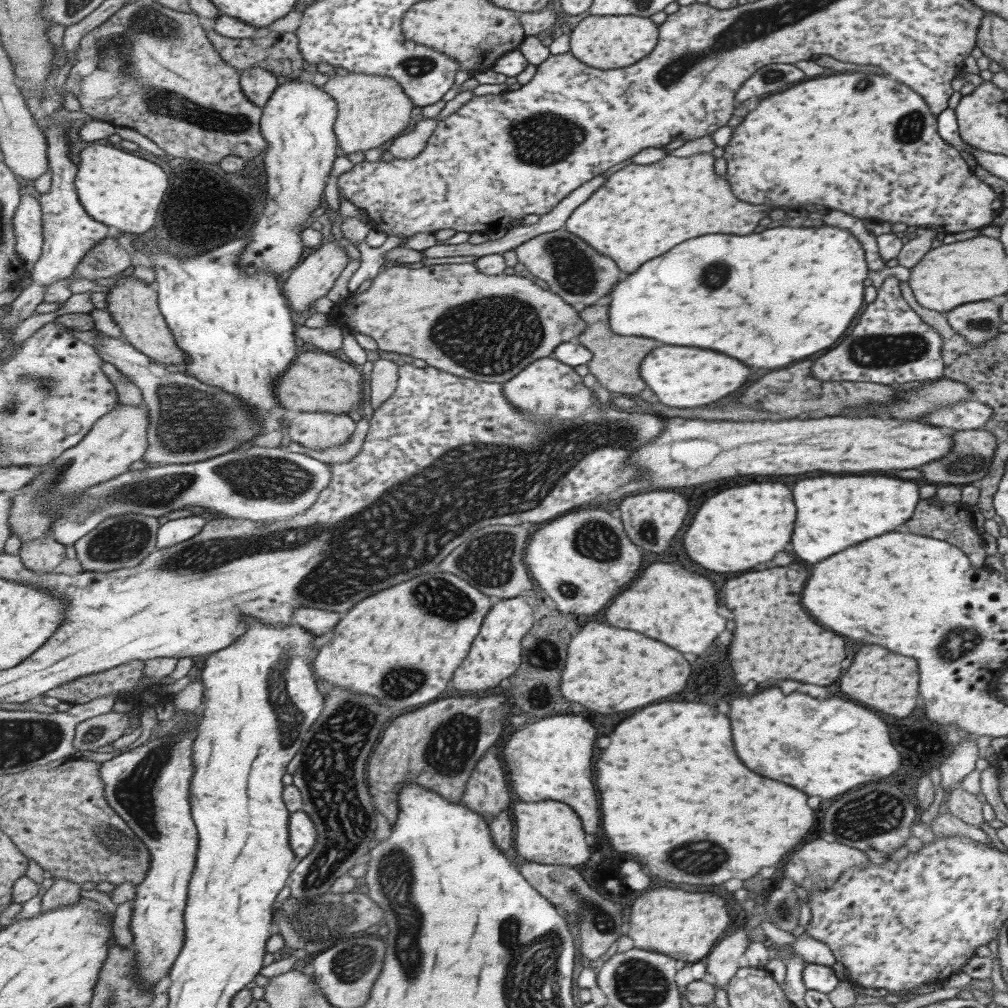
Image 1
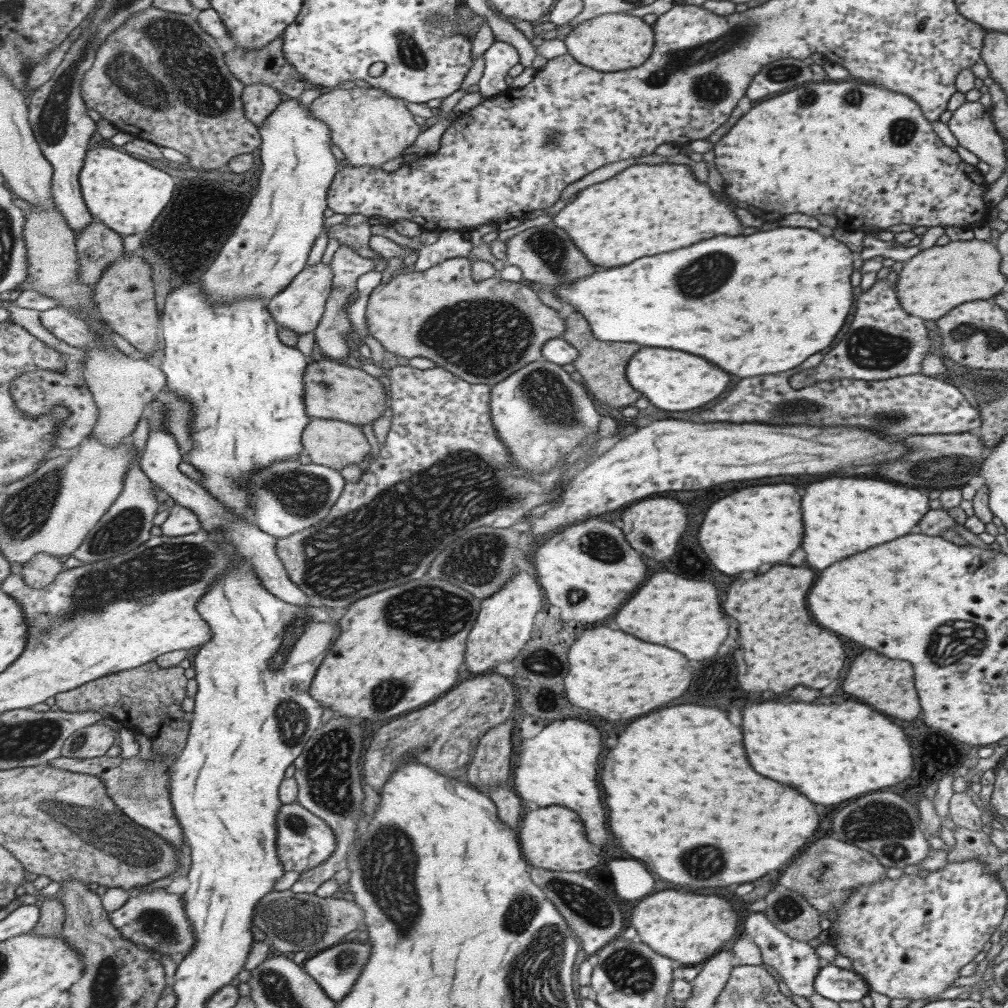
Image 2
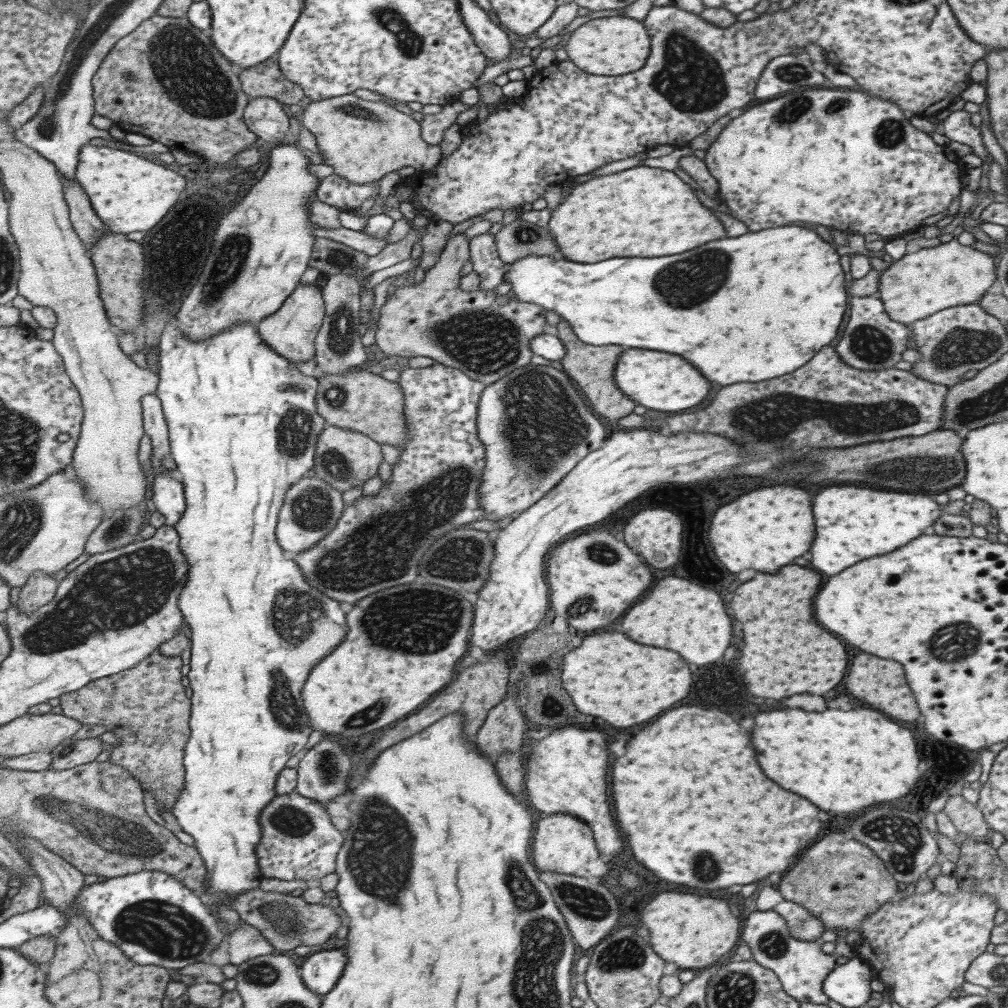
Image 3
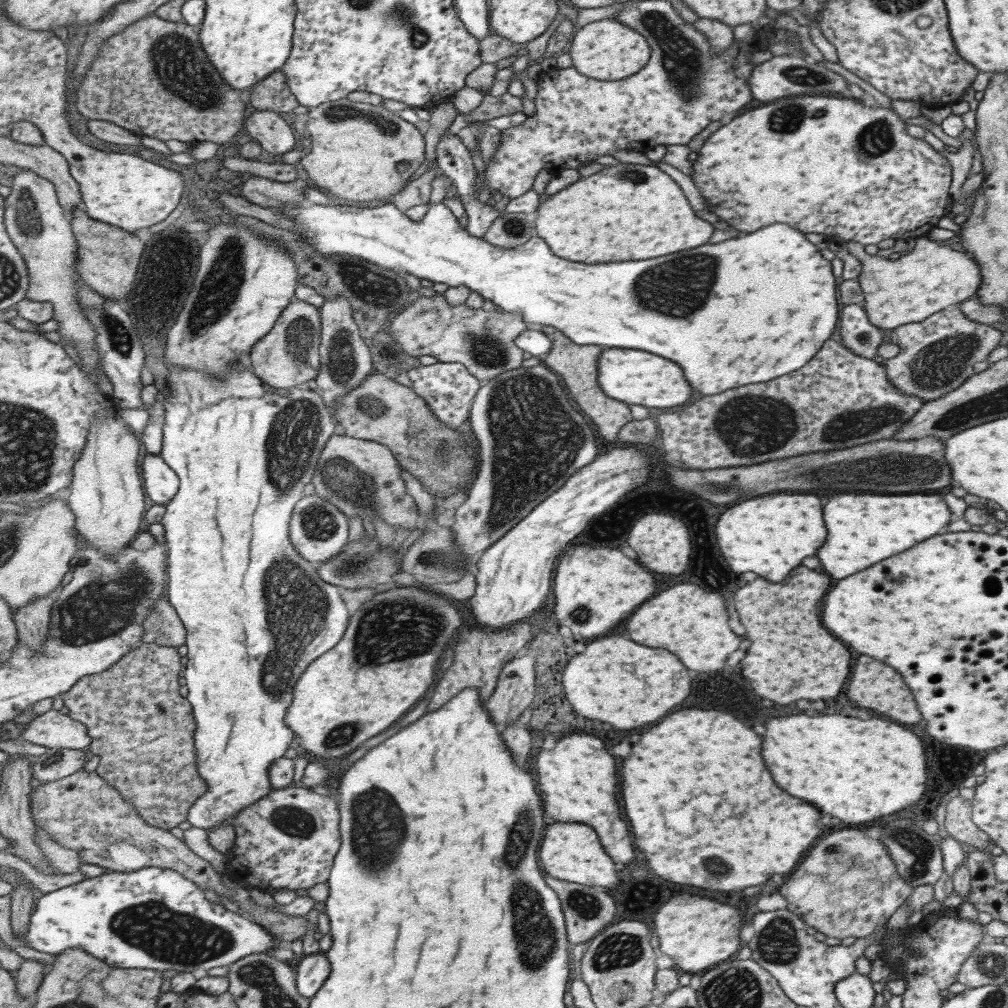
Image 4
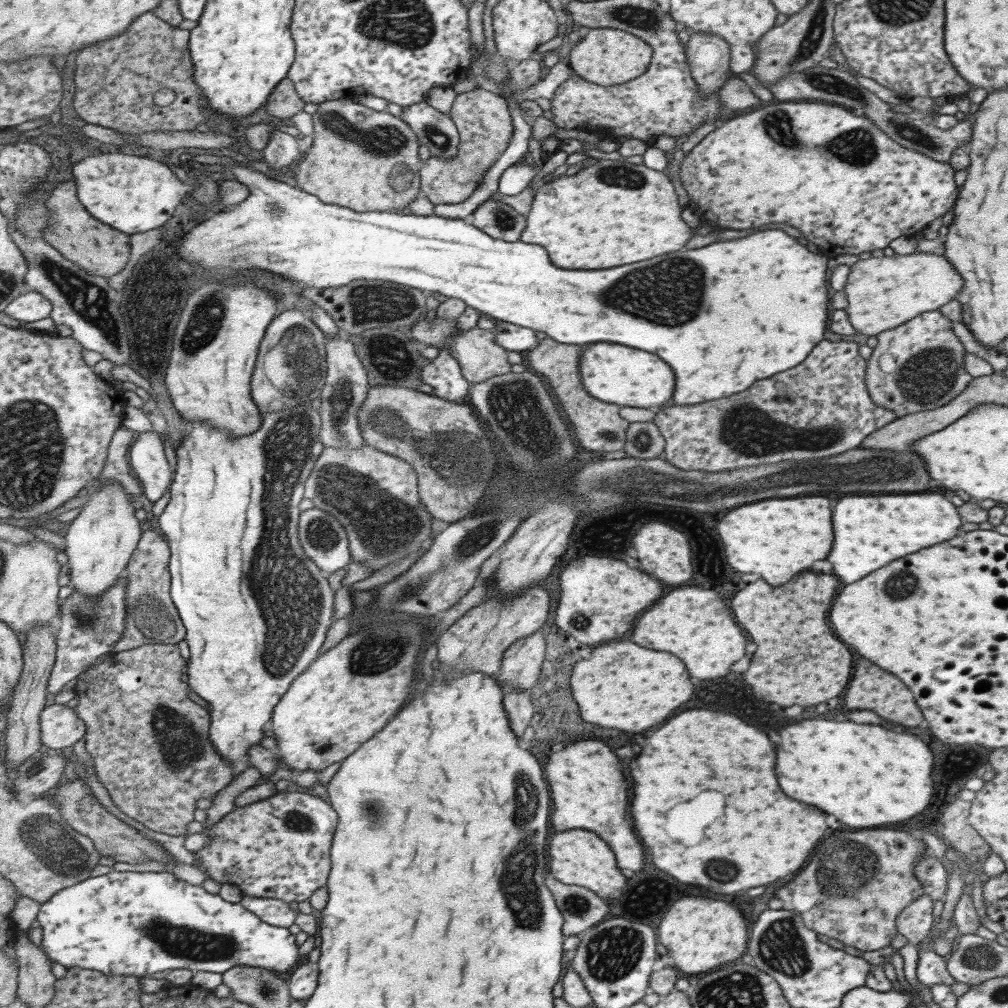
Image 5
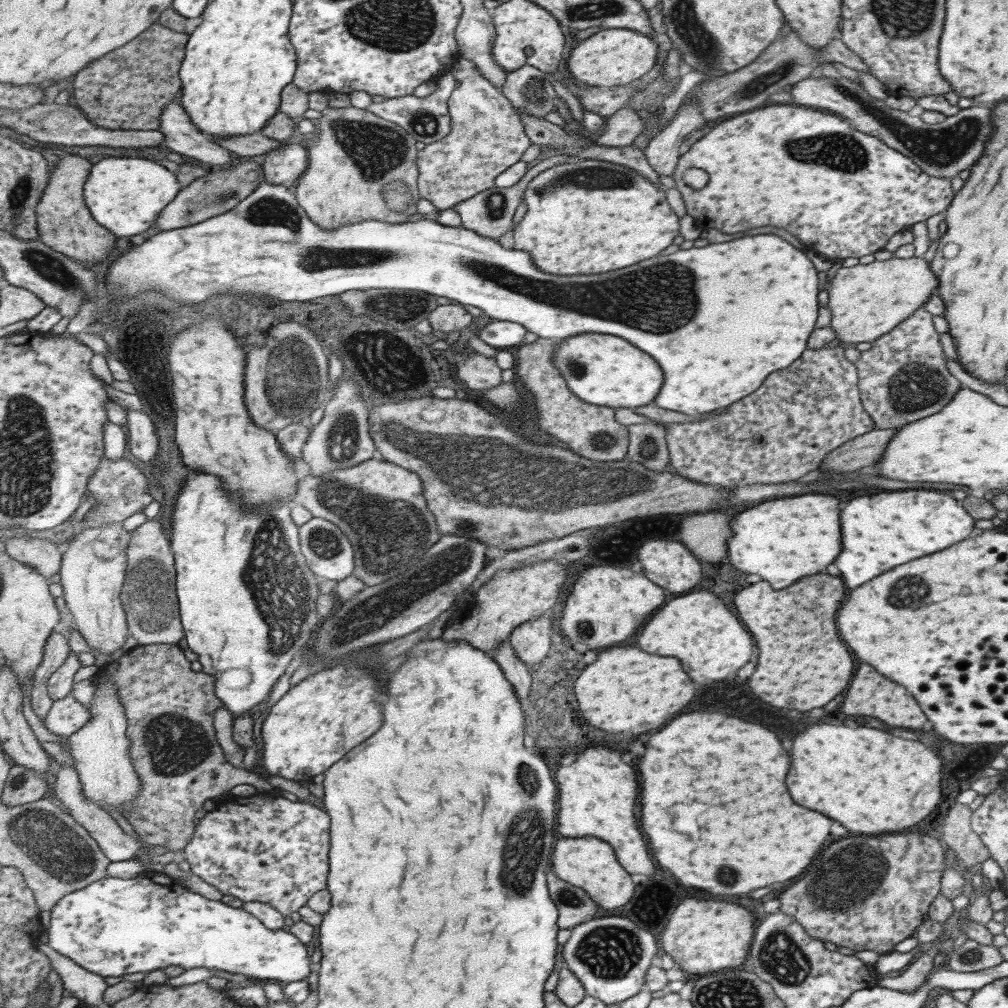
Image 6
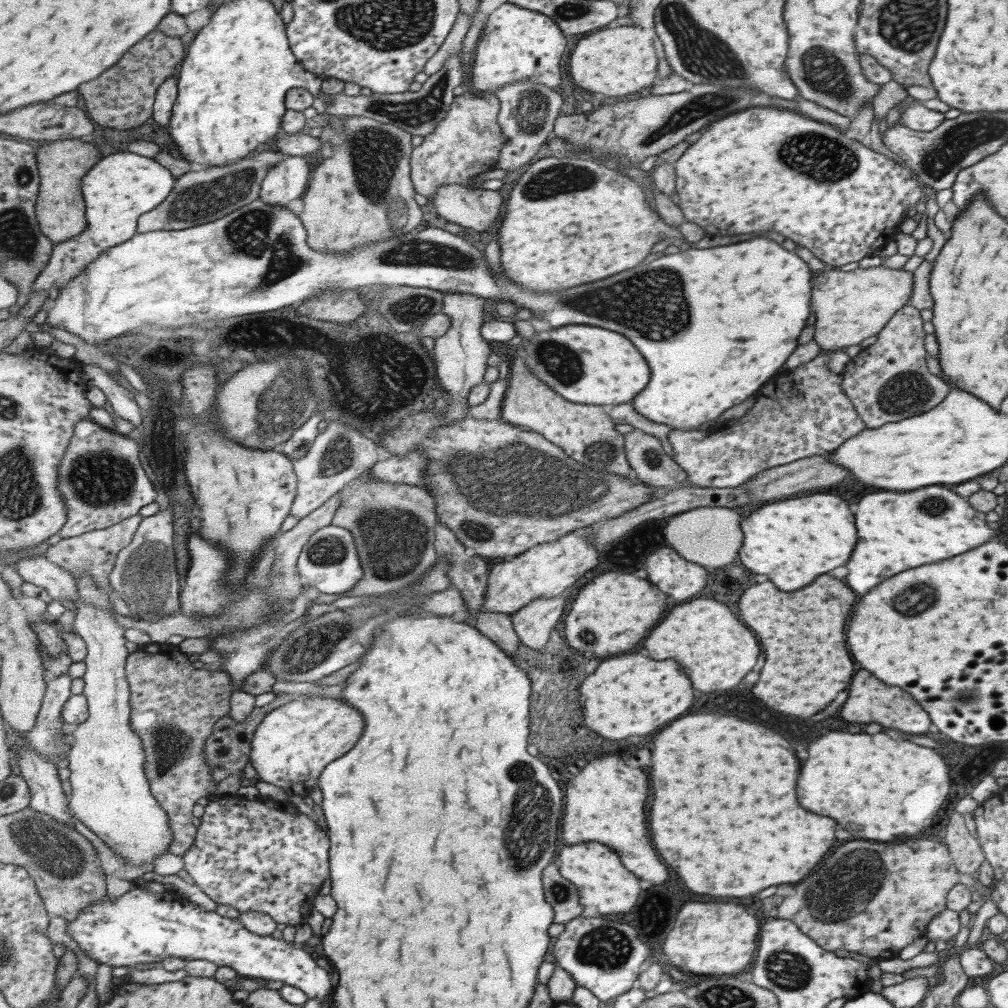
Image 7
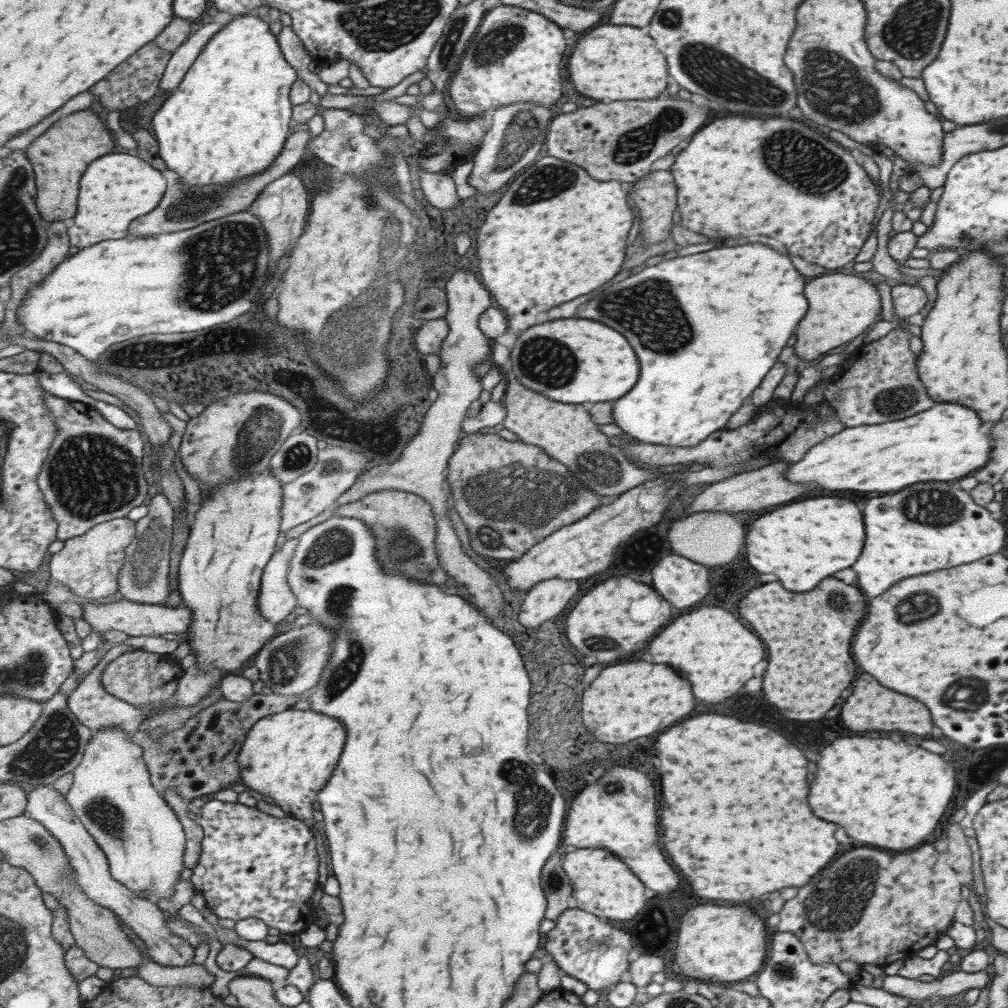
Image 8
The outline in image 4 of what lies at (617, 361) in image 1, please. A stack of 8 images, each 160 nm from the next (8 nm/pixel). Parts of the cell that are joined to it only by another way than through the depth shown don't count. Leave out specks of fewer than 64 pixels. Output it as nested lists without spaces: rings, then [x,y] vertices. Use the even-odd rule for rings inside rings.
[[[555,331],[551,337],[551,348],[543,355],[542,363],[553,373],[559,373],[562,376],[563,384],[566,384],[567,390],[571,394],[571,399],[579,405],[587,415],[587,418],[595,424],[597,434],[607,442],[614,442],[617,438],[619,429],[631,422],[631,414],[627,404],[621,404],[617,400],[613,400],[599,388],[598,381],[595,380],[598,376],[598,356],[603,350],[599,345],[578,345],[573,344],[569,337],[563,332]]]

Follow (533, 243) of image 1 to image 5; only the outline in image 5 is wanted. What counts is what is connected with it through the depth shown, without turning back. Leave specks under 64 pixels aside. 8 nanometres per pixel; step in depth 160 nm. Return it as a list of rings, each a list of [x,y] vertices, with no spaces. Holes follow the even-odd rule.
[[[495,198],[481,203],[468,219],[489,236],[511,242],[521,241],[521,235],[527,228],[527,215]]]

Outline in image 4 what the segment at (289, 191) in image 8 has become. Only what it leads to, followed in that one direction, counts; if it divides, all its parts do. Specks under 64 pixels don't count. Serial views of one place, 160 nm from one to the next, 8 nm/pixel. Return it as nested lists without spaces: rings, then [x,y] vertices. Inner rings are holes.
[[[256,109],[256,111],[246,119],[245,129],[252,139],[257,140],[257,142],[261,144],[263,150],[277,158],[280,158],[283,154],[288,155],[293,150],[295,142],[297,142],[295,134],[293,134],[293,128],[279,116],[279,112],[273,110]]]

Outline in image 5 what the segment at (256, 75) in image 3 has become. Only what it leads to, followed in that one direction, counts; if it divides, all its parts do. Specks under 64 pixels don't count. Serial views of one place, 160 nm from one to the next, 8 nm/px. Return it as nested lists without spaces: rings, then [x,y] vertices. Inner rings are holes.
[[[287,77],[275,88],[265,110],[274,117],[291,119],[296,114],[303,112],[305,103],[302,96],[297,92],[295,83]]]

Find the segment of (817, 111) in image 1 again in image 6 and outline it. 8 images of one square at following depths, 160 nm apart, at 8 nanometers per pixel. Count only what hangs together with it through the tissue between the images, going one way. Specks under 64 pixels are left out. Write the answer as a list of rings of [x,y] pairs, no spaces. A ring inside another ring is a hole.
[[[795,104],[751,110],[711,126],[705,136],[679,156],[671,177],[687,214],[701,226],[715,228],[723,234],[759,226],[783,228],[834,262],[873,255],[883,249],[895,232],[902,232],[915,222],[923,222],[929,216],[943,212],[954,195],[949,178],[927,176],[915,162],[889,149],[877,138],[861,134],[837,115],[815,112]],[[687,168],[707,172],[707,184],[699,190],[685,186],[681,176]]]

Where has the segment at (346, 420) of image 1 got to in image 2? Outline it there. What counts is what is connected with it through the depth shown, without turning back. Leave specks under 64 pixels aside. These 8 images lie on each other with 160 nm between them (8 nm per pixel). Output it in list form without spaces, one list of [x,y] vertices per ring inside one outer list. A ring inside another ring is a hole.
[[[312,418],[303,433],[302,443],[305,453],[313,463],[327,465],[338,470],[343,470],[345,466],[351,466],[351,464],[361,464],[367,458],[367,454],[373,450],[359,425],[340,420]]]

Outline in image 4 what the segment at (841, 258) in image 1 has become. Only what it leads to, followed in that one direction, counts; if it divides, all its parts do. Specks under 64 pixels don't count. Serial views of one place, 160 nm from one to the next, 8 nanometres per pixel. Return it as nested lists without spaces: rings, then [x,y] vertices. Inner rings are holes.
[[[301,201],[300,203],[279,205],[273,209],[290,216],[290,218],[294,218],[294,224],[300,230],[299,235],[304,238],[304,242],[314,246],[324,256],[337,255],[349,256],[350,258],[357,256],[357,258],[385,270],[399,270],[399,272],[412,274],[418,279],[424,278],[433,283],[437,282],[437,284],[441,282],[441,284],[446,284],[449,287],[467,286],[472,293],[480,292],[485,300],[490,300],[497,308],[505,312],[520,312],[524,320],[533,327],[553,326],[556,331],[565,333],[573,344],[609,346],[609,348],[633,348],[633,350],[645,350],[645,352],[663,356],[663,358],[673,360],[675,364],[681,366],[683,376],[687,378],[691,390],[695,394],[701,394],[702,397],[719,394],[723,390],[737,388],[745,384],[767,382],[778,376],[797,371],[798,368],[801,368],[806,362],[811,360],[811,357],[821,348],[821,345],[831,336],[831,332],[833,332],[833,328],[837,324],[839,309],[837,309],[837,300],[835,300],[835,278],[831,274],[831,266],[829,266],[829,262],[825,258],[821,258],[817,248],[813,248],[813,244],[805,240],[805,236],[801,232],[789,228],[787,224],[771,224],[767,228],[759,228],[759,230],[755,230],[751,234],[741,236],[741,238],[731,238],[731,240],[725,240],[725,242],[719,242],[719,244],[705,244],[701,248],[689,248],[689,250],[673,252],[673,254],[667,254],[667,256],[657,256],[653,260],[629,260],[629,262],[609,262],[609,264],[573,264],[573,262],[567,262],[561,257],[554,256],[550,251],[549,245],[542,237],[535,235],[524,245],[510,249],[501,248],[491,244],[483,237],[479,238],[471,234],[471,231],[461,224],[461,221],[444,201],[429,206],[428,213],[418,221],[407,216],[406,212],[401,212],[392,201],[381,203],[380,206],[359,205],[359,207],[358,204],[349,203],[329,206]]]

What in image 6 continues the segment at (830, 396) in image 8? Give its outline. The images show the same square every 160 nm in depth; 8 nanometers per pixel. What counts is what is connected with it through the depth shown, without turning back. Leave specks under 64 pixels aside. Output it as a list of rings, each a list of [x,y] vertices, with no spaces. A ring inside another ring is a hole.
[[[922,308],[914,310],[906,319],[889,332],[870,342],[869,349],[860,352],[854,362],[857,371],[857,388],[863,410],[871,417],[875,429],[898,428],[914,420],[925,418],[940,411],[958,391],[959,381],[953,377],[943,361],[937,332],[933,329],[931,315]]]

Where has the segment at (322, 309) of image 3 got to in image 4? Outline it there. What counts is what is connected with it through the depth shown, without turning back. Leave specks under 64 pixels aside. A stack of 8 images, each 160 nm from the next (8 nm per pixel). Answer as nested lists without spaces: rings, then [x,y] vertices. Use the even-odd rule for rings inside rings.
[[[294,299],[283,311],[281,318],[269,335],[264,336],[250,353],[254,371],[273,388],[291,388],[304,386],[309,380],[319,376],[322,360],[320,346],[322,343],[321,308],[308,304],[303,300]]]

